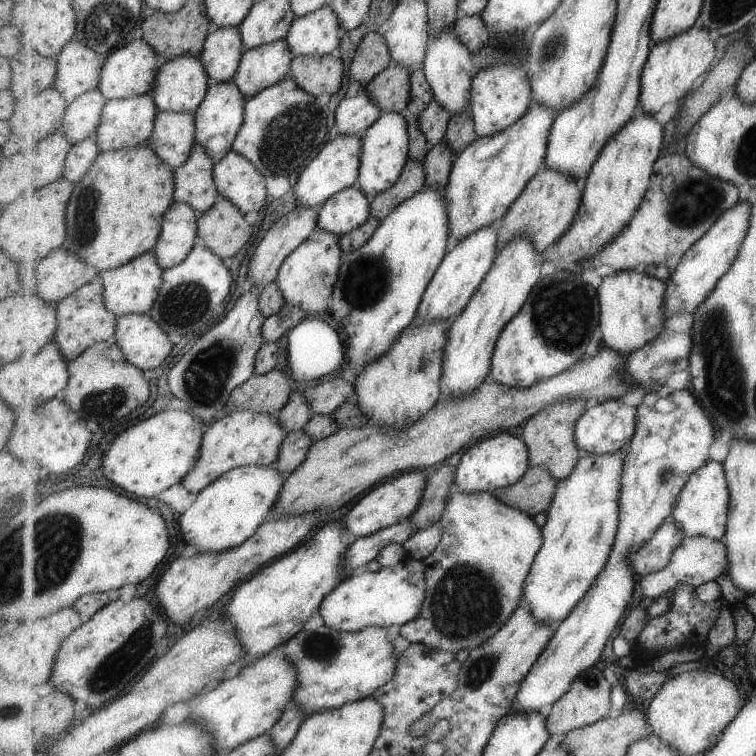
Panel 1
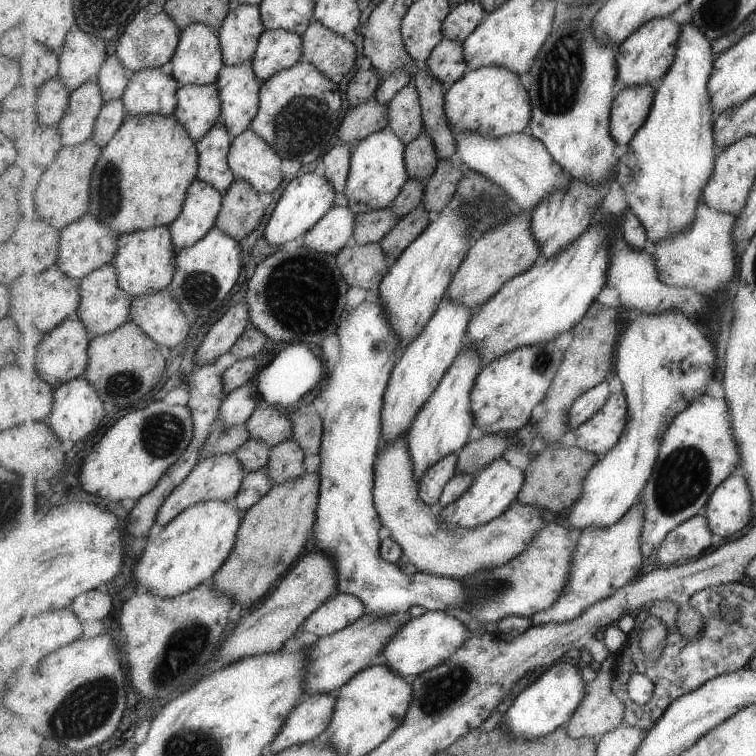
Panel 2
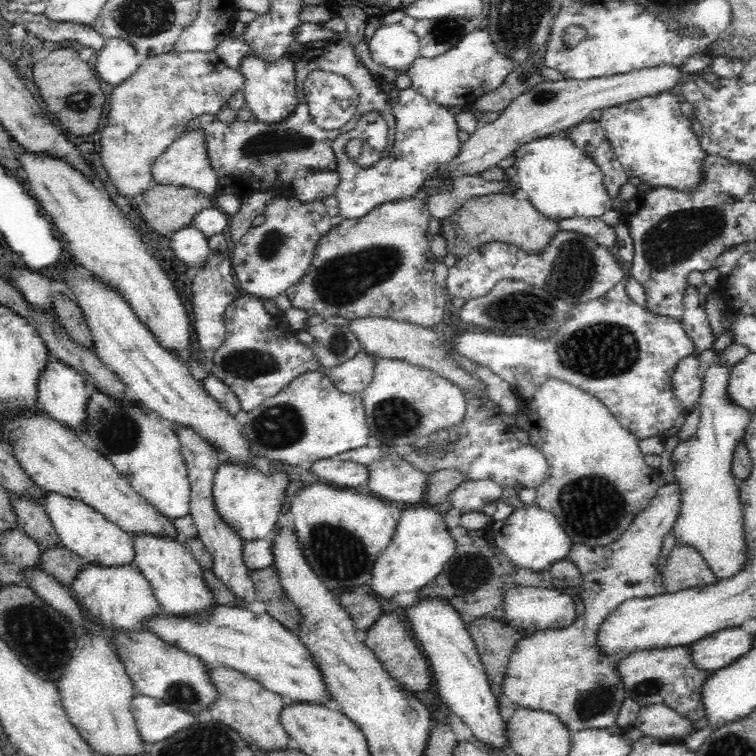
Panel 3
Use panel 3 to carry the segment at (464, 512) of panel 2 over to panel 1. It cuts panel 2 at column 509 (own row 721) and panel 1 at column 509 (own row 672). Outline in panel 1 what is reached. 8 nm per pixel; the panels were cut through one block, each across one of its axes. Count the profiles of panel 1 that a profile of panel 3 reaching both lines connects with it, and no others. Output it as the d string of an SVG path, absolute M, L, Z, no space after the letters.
M502 432L475 443L463 454L456 470L456 486L466 493L489 493L513 486L524 478L531 466L528 444L521 437Z

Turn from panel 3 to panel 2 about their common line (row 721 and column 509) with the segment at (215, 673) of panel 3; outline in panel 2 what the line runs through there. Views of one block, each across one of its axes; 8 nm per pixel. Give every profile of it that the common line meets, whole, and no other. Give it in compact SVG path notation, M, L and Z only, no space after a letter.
M523 210L521 213L510 214L506 223L490 229L473 242L469 255L449 286L446 298L470 308L477 304L483 306L489 303L506 283L533 268L541 257L543 254L540 243L532 232L532 215Z

